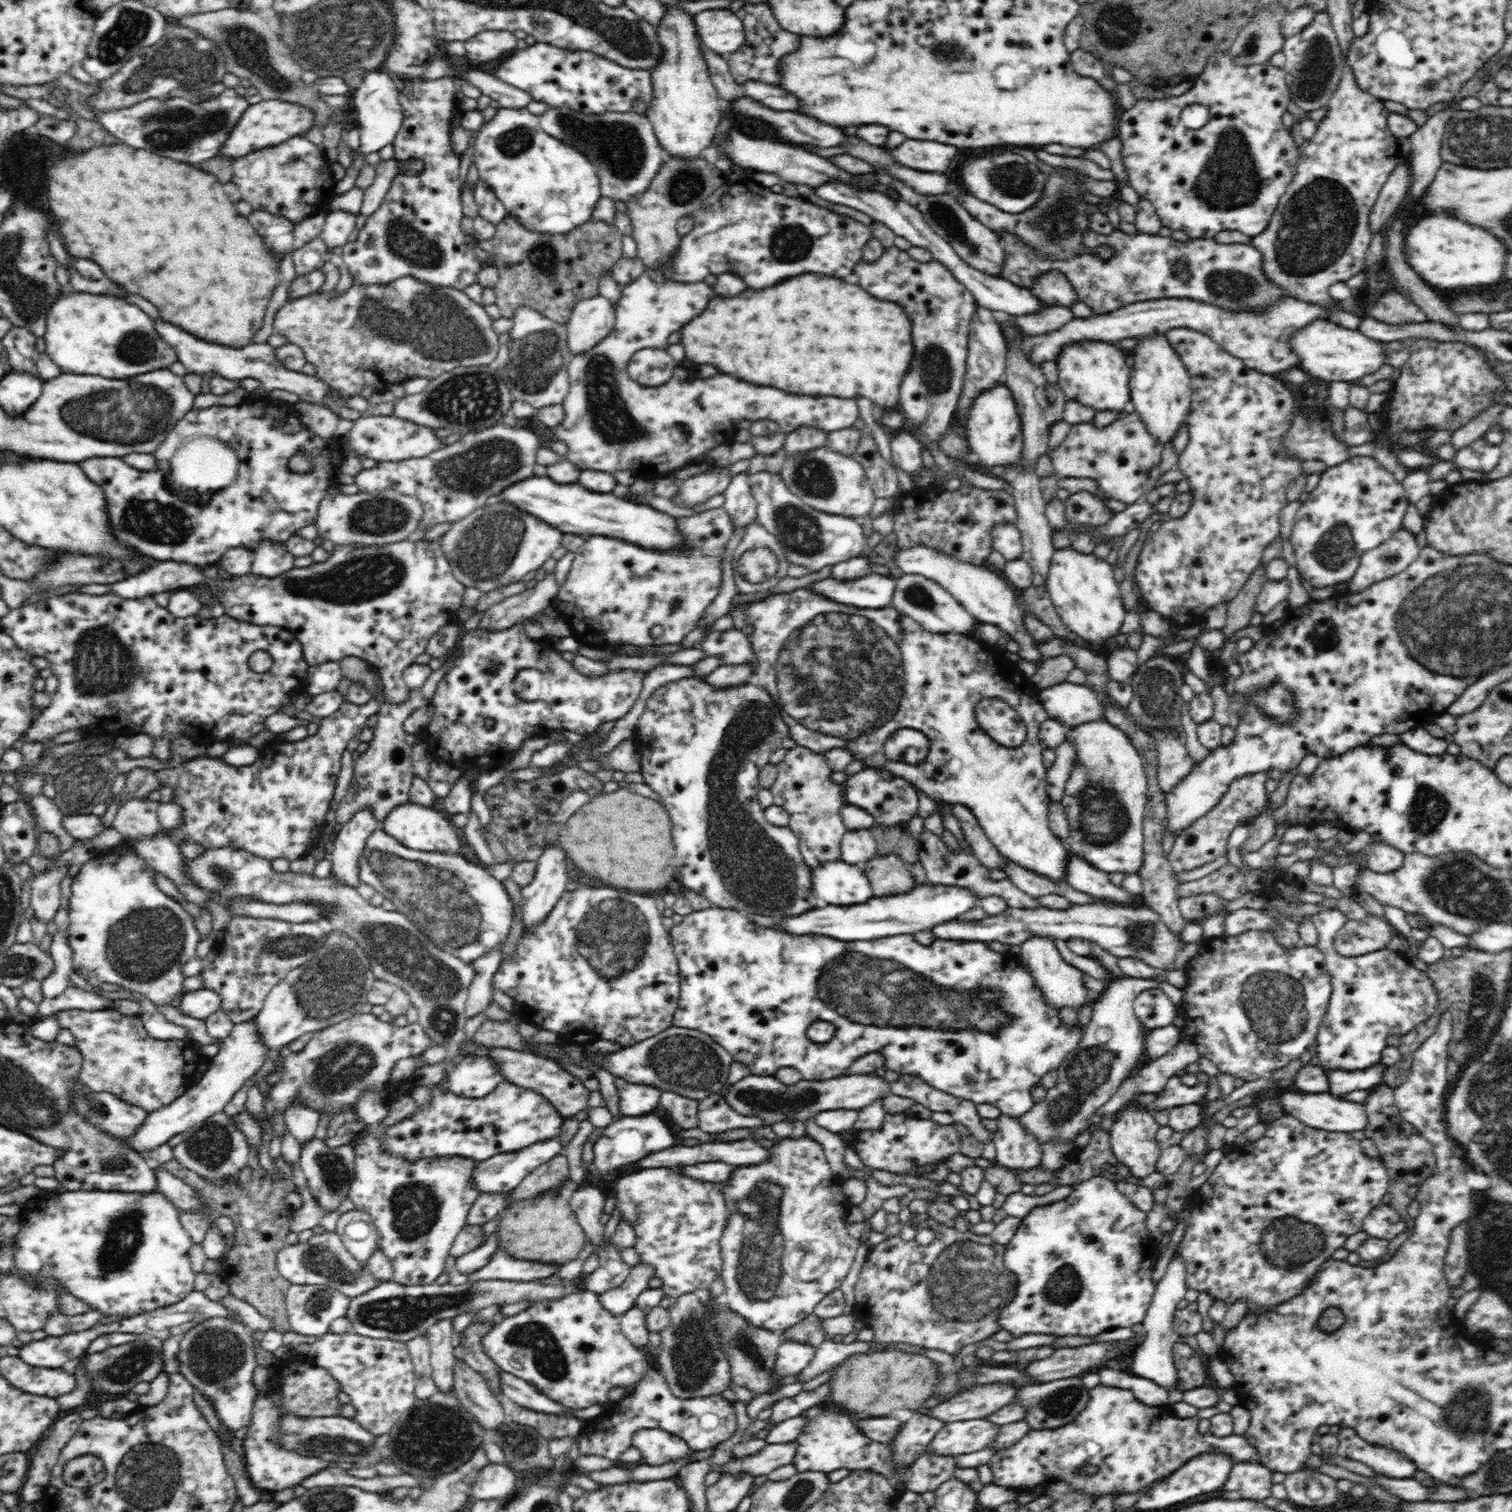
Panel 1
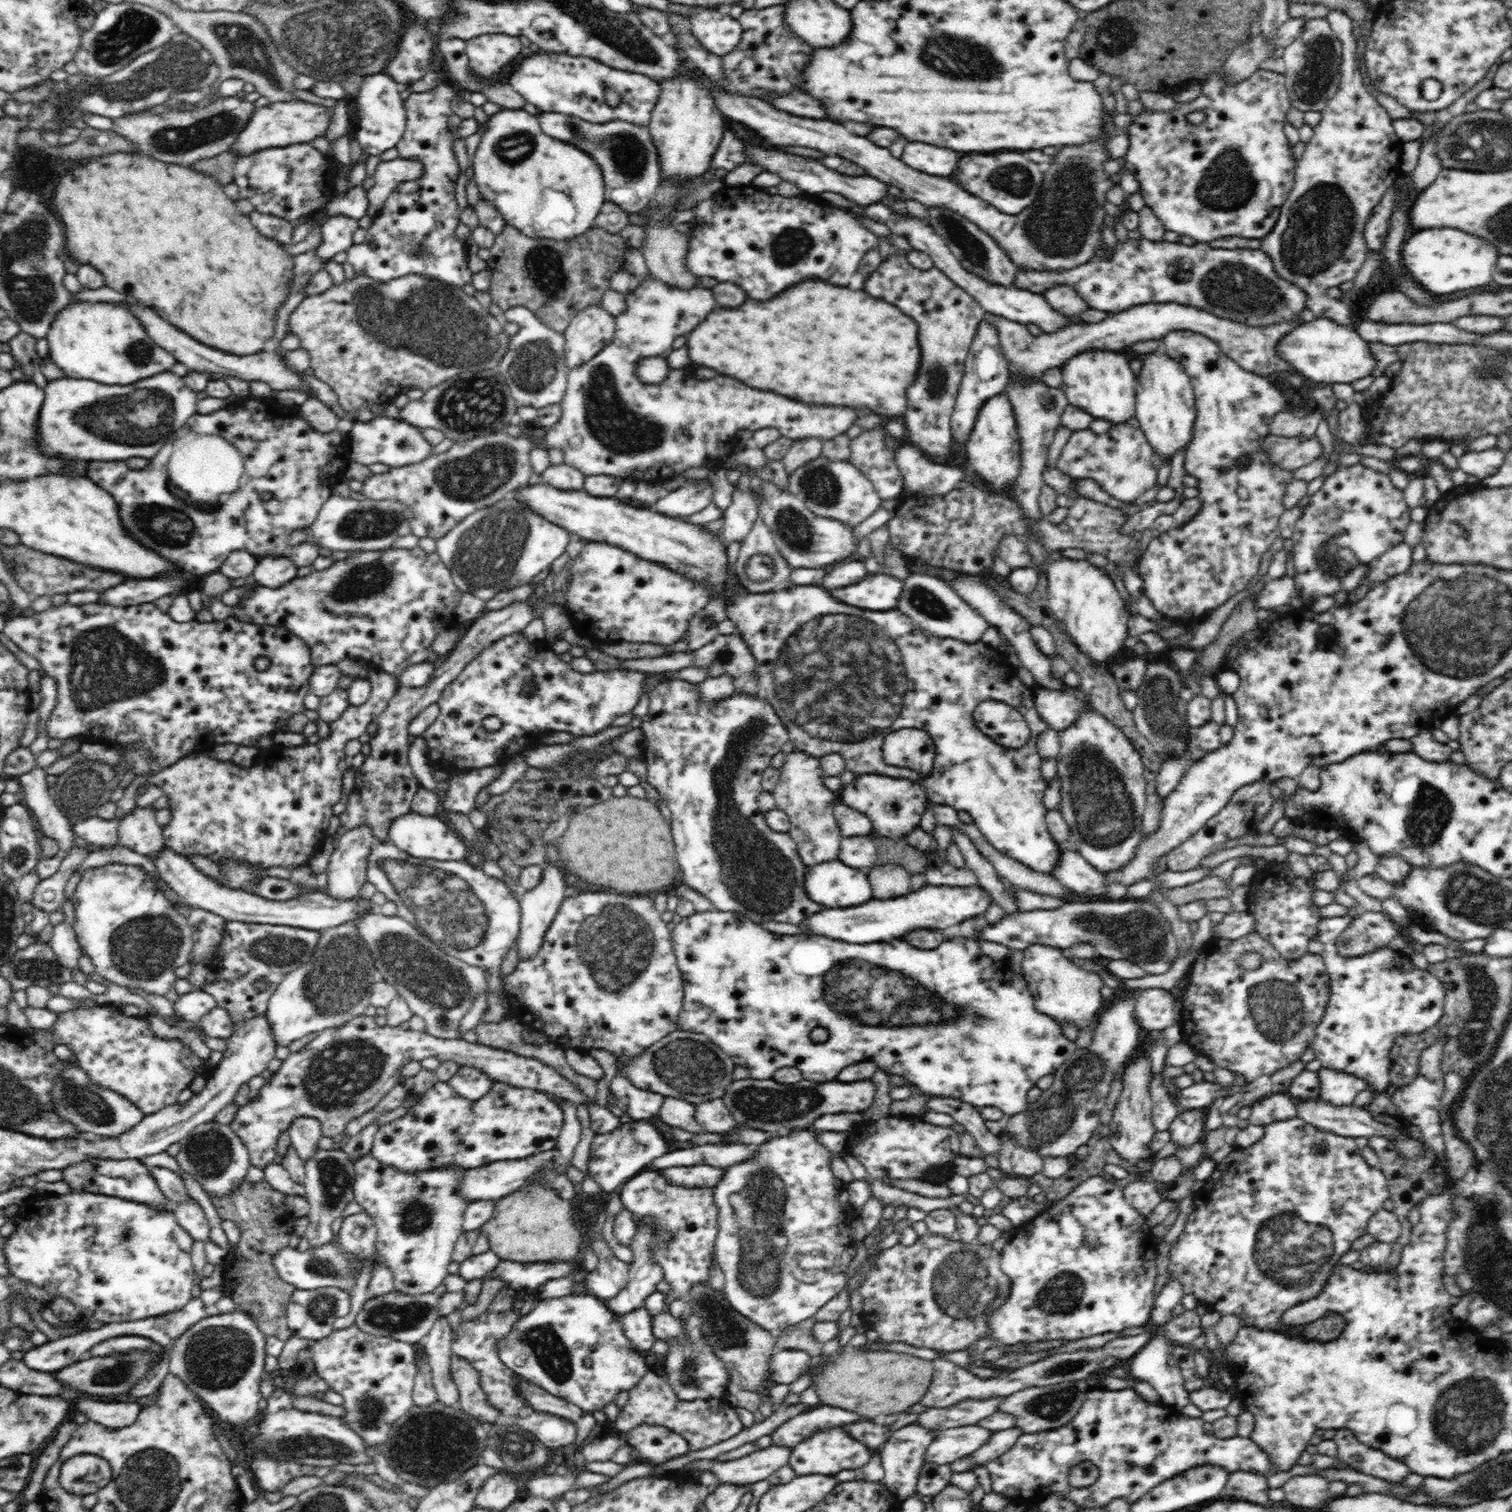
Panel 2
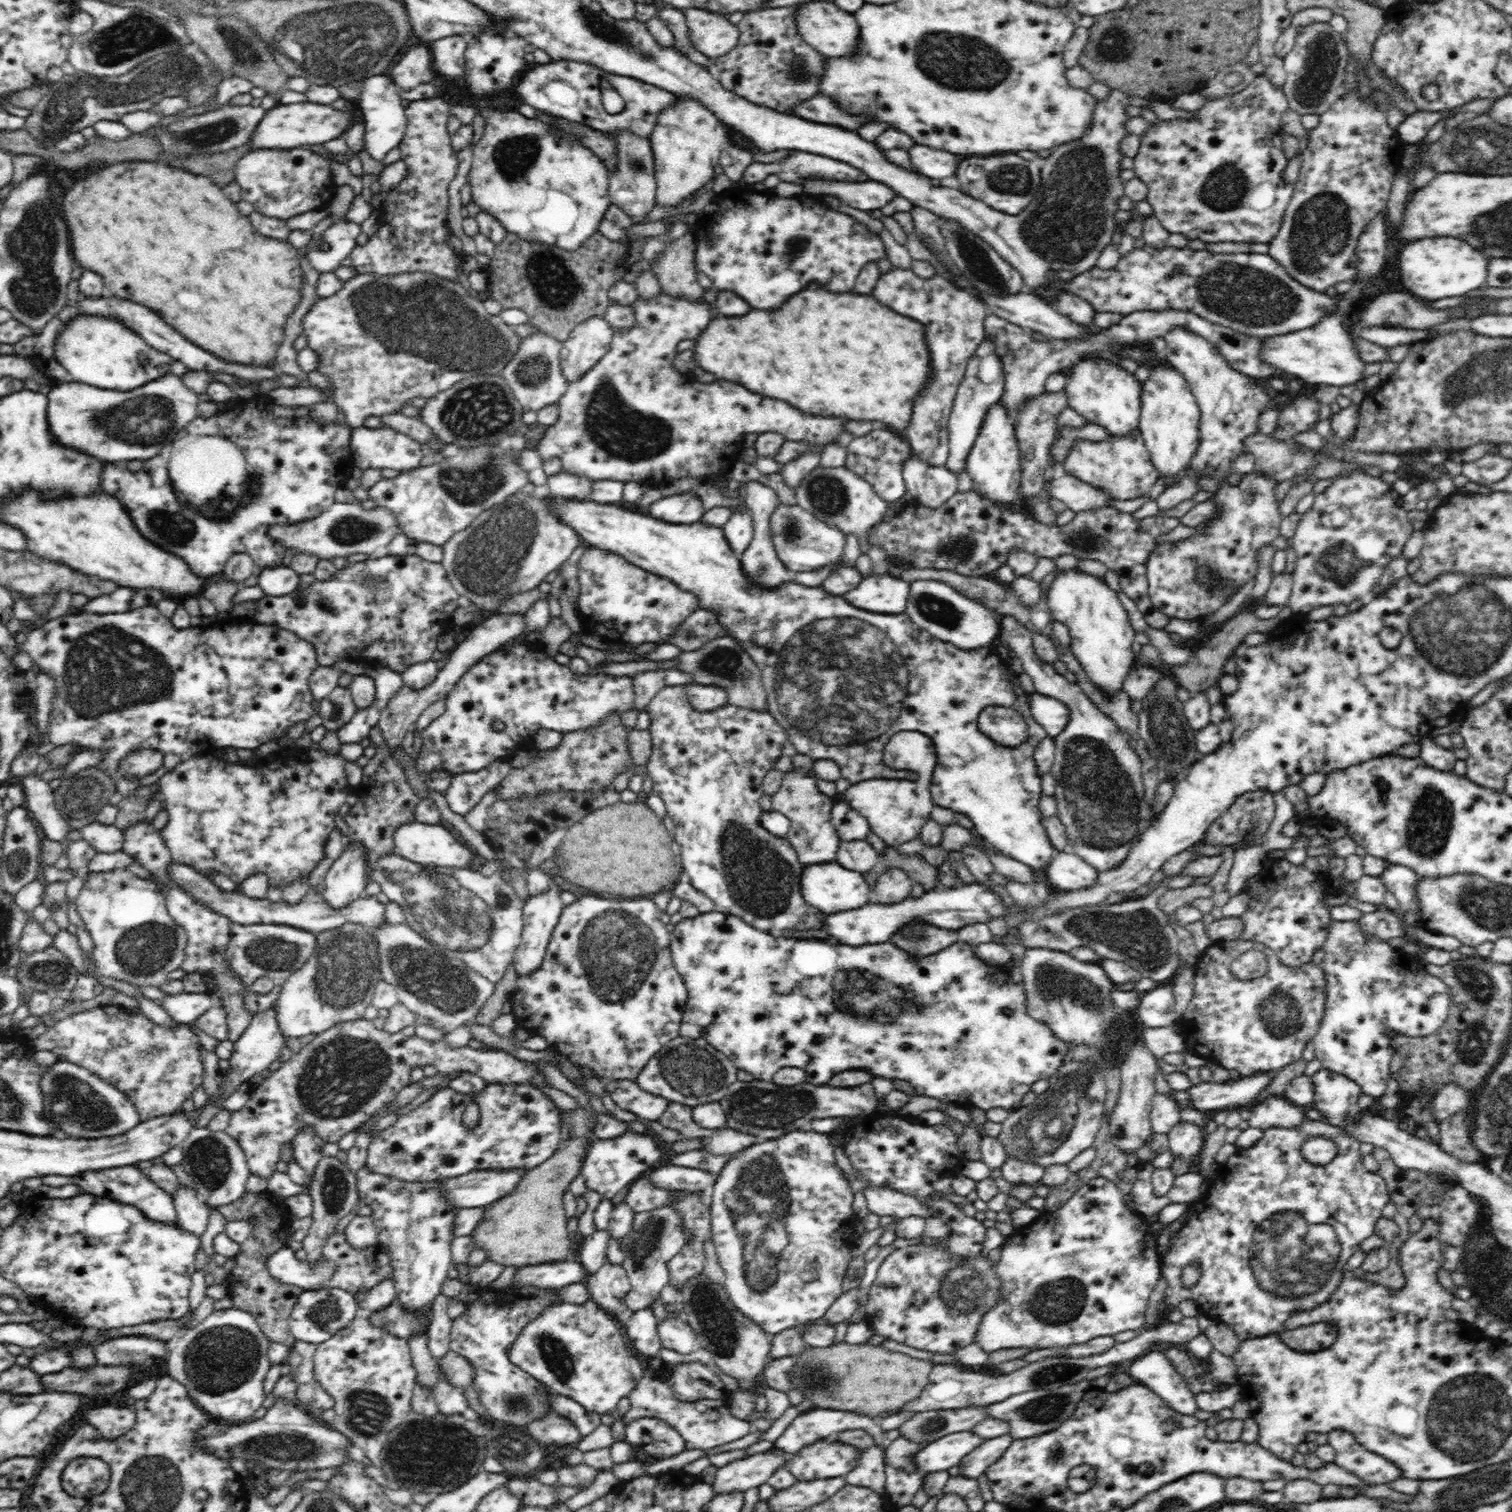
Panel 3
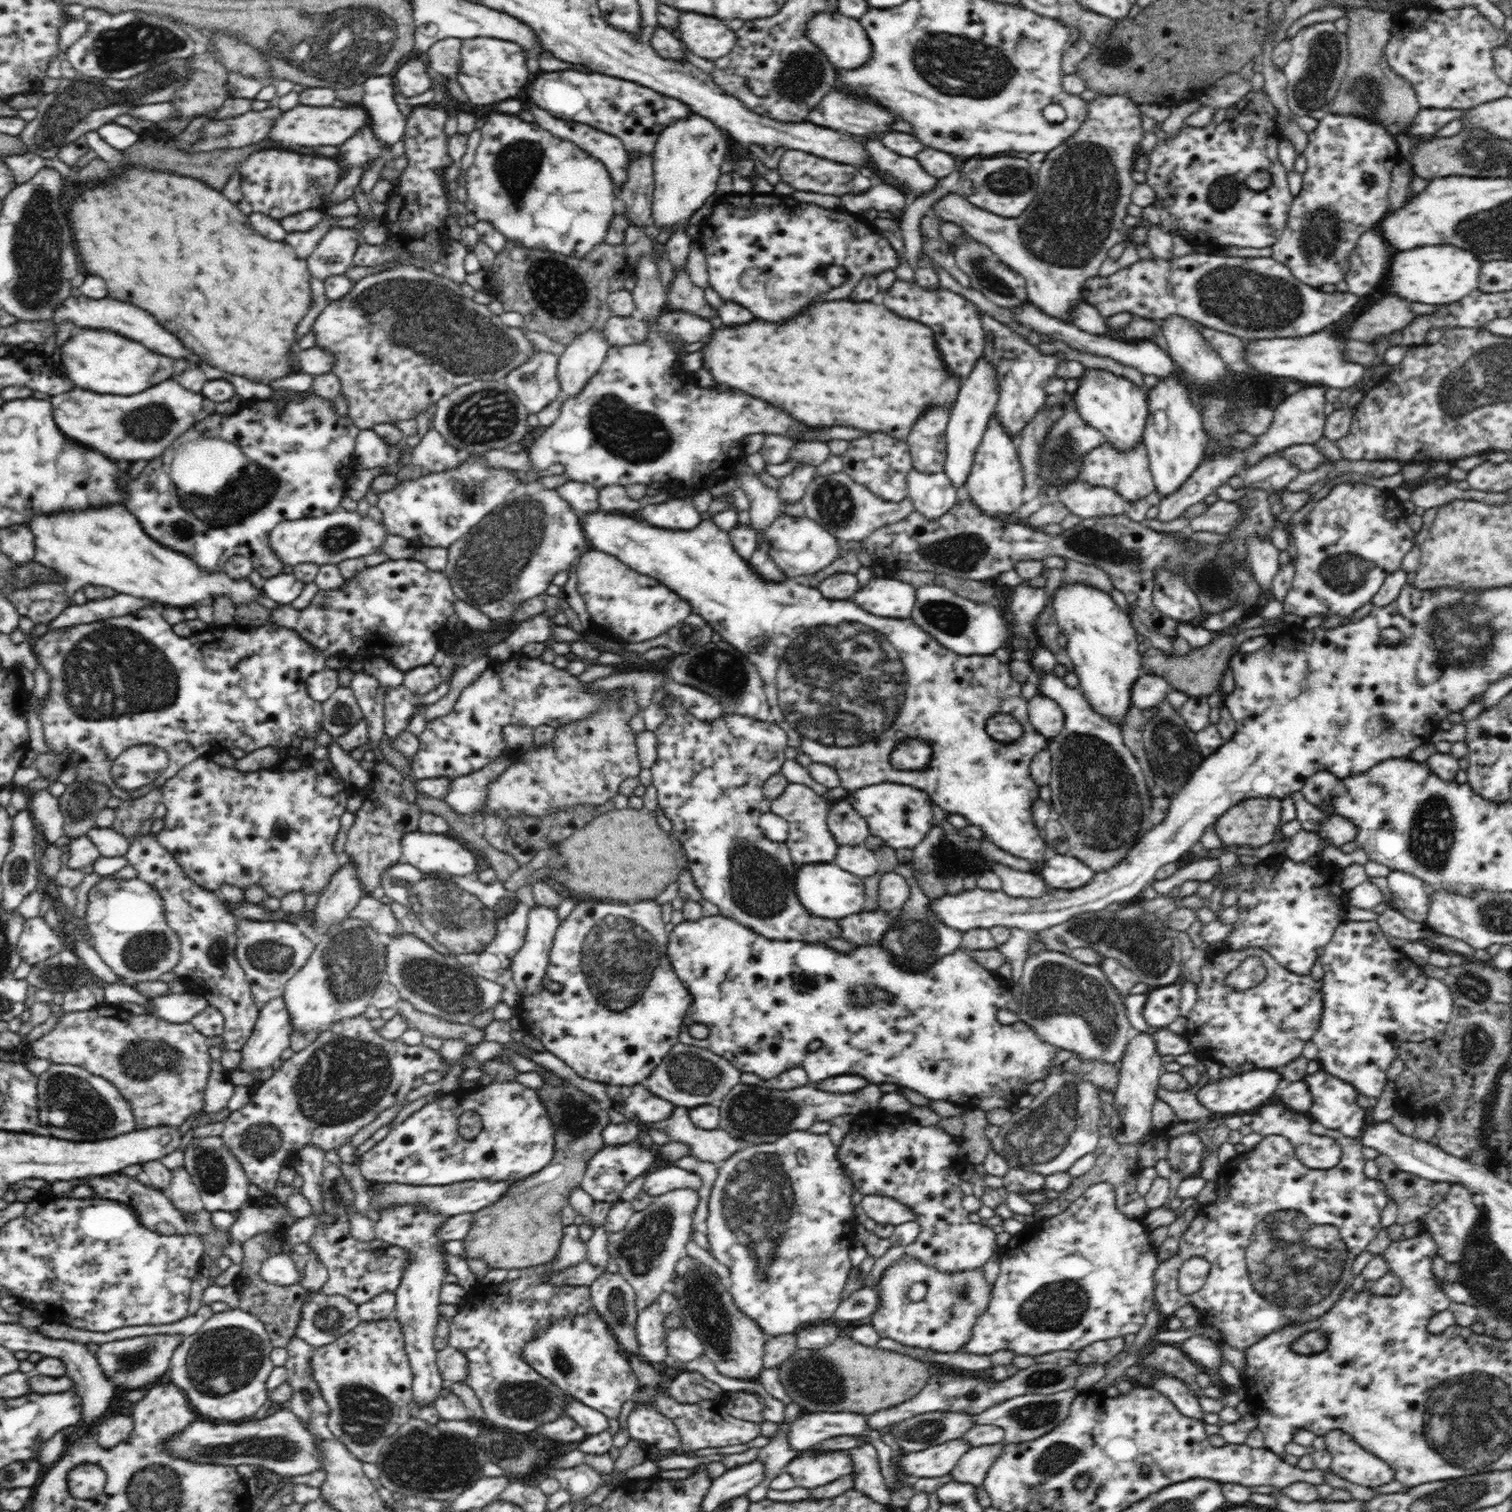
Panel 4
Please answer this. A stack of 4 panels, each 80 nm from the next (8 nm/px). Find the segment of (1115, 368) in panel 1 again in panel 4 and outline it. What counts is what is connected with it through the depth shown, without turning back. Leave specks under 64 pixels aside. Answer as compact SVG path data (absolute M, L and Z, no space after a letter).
M1088 369L1085 376L1078 379L1079 388L1074 395L1079 416L1096 431L1100 431L1107 442L1116 450L1124 452L1143 442L1142 434L1146 429L1149 416L1149 402L1146 386L1138 387L1130 380L1115 376L1104 370Z

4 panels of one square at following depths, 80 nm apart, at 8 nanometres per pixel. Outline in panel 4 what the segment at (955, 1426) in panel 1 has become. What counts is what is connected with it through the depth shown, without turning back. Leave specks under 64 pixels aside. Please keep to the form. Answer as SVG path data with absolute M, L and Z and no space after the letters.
M964 1438L950 1440L916 1453L906 1453L897 1466L906 1476L916 1479L938 1478L948 1474L971 1448Z

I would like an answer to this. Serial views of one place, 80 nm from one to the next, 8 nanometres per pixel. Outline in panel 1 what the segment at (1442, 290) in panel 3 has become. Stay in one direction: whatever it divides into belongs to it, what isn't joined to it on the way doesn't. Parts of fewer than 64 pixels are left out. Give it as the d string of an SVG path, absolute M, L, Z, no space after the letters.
M1438 212L1438 214L1421 214L1418 217L1417 223L1409 229L1405 236L1404 254L1408 264L1431 288L1456 290L1464 286L1484 286L1484 284L1498 282L1504 272L1504 256L1508 254L1508 250L1502 242L1498 242L1486 230L1472 226L1459 218L1452 218L1449 212Z

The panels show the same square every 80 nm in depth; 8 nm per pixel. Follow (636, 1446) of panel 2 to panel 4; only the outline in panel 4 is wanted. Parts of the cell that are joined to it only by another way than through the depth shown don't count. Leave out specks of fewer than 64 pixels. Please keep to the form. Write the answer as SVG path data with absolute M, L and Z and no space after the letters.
M636 1403L629 1414L631 1439L647 1444L647 1451L679 1452L682 1446L676 1425L650 1403Z

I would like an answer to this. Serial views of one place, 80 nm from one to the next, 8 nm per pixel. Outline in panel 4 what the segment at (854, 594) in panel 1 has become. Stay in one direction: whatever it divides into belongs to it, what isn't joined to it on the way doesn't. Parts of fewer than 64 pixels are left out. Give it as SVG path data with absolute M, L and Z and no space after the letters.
M876 578L866 584L860 592L856 592L854 602L860 604L866 612L882 618L910 618L916 589L904 581L894 578Z

